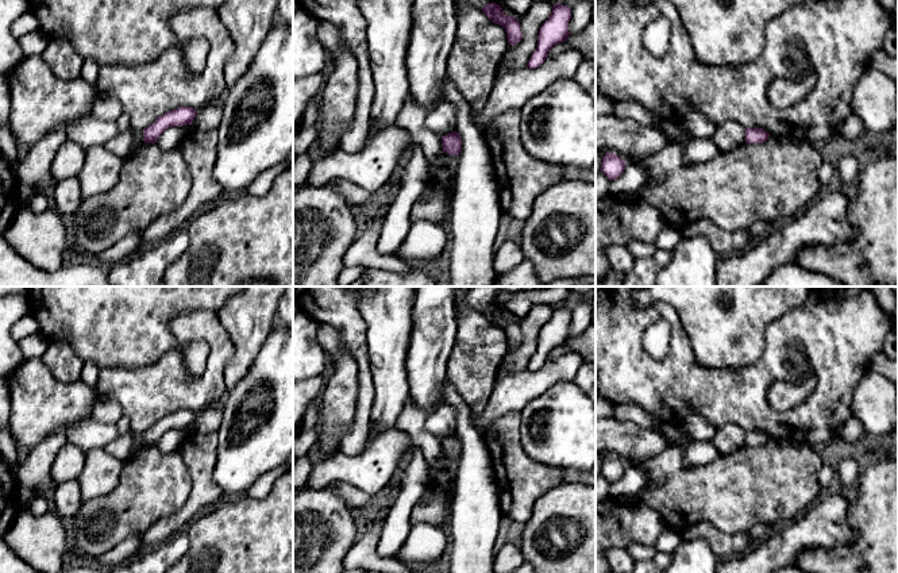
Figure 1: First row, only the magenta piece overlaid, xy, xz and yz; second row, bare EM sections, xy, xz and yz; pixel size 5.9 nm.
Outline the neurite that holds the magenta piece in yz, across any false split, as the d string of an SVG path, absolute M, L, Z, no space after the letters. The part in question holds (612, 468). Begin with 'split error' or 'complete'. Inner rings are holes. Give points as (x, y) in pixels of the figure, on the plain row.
complete | M605 455L601 465L601 474L612 484L623 477L625 465L614 455Z

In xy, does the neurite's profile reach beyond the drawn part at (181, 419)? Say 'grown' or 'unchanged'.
unchanged

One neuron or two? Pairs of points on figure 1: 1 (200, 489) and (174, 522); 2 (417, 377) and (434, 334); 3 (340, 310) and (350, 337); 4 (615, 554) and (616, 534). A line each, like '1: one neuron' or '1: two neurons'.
1: one neuron
2: one neuron
3: one neuron
4: two neurons

